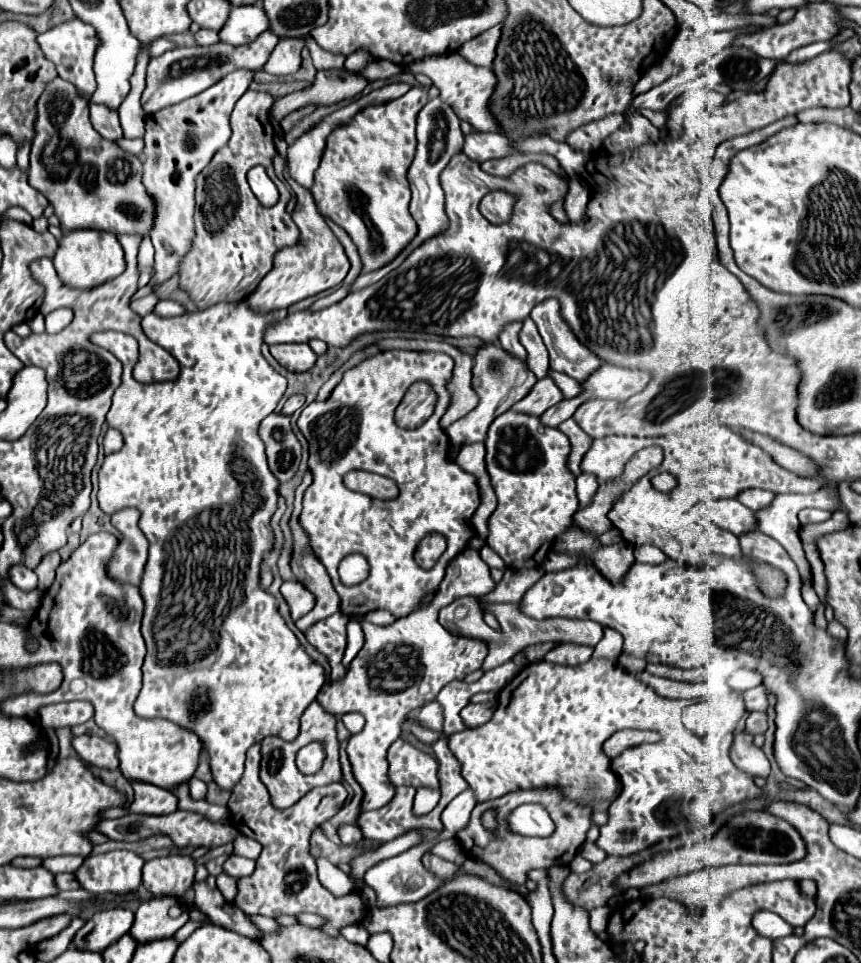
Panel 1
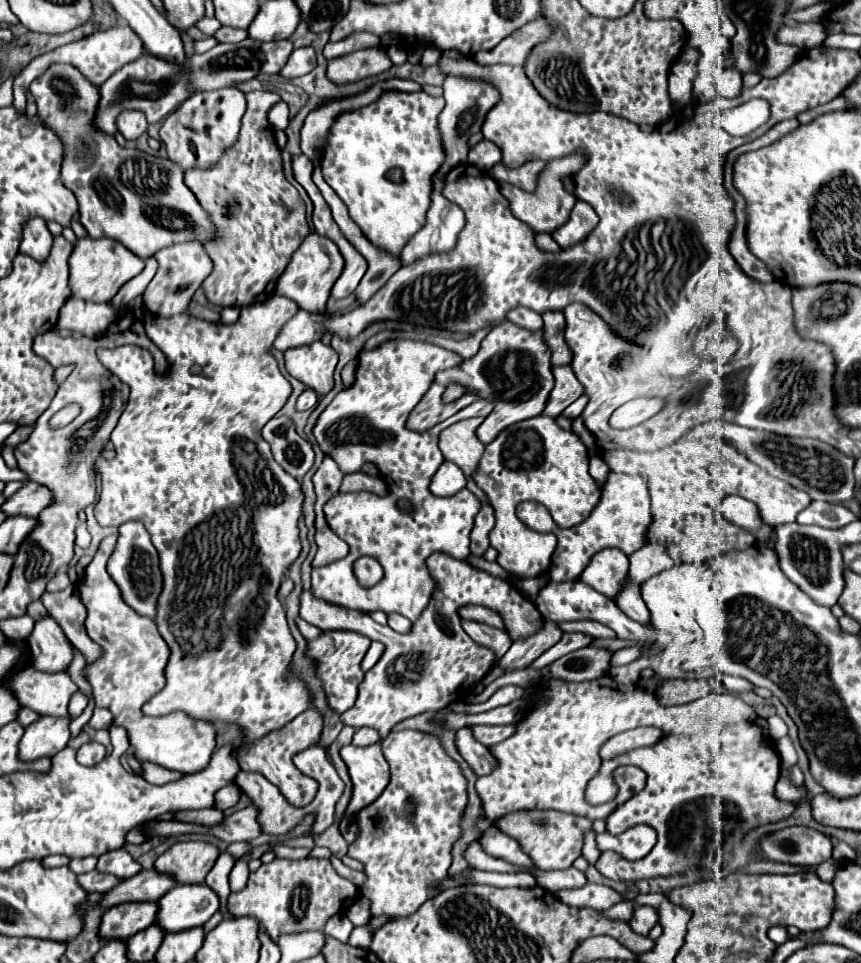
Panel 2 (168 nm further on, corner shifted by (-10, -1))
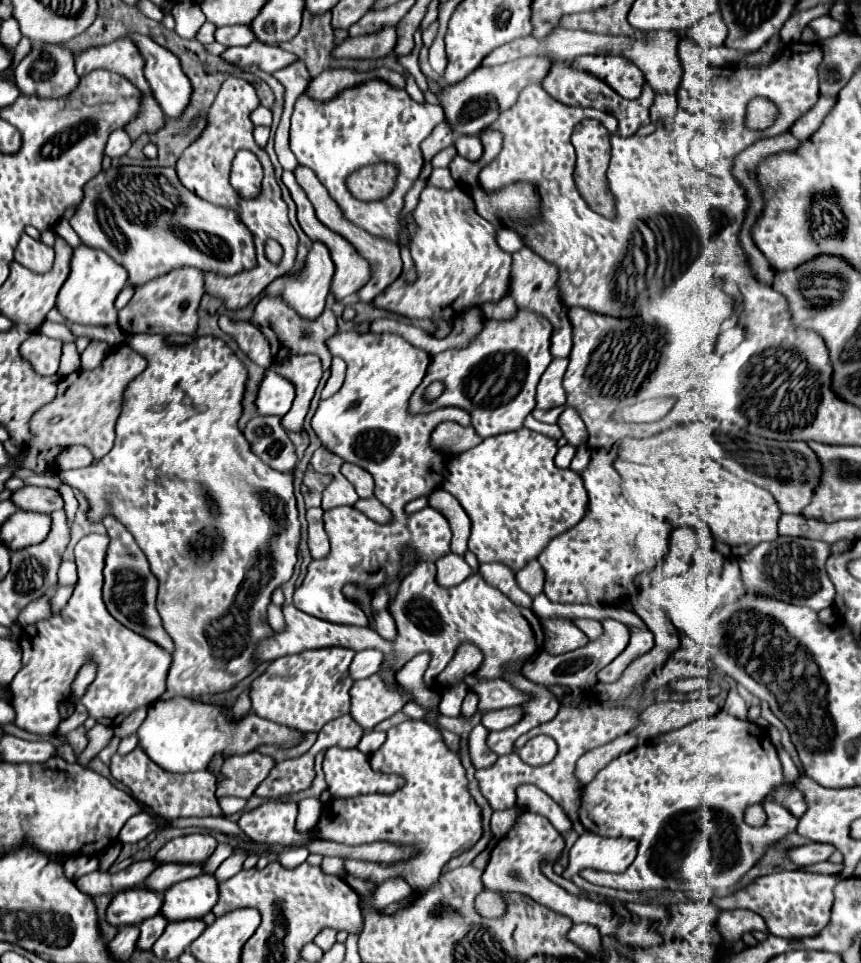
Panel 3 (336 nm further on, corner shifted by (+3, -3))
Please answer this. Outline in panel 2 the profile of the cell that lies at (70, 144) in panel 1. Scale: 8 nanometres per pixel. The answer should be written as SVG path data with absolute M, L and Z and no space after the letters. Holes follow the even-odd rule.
M53 63L29 85L29 91L37 101L41 121L55 129L65 145L61 177L65 187L69 187L79 201L81 225L91 239L115 239L141 259L149 259L160 249L181 241L213 241L217 229L191 189L185 187L183 169L179 165L139 149L119 147L113 137L93 127L99 89L93 87L79 69Z

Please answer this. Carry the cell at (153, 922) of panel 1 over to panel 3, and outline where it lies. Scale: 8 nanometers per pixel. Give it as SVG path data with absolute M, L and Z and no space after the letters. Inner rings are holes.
M198 875L180 881L164 893L160 913L166 921L202 919L218 901L218 881L214 875Z

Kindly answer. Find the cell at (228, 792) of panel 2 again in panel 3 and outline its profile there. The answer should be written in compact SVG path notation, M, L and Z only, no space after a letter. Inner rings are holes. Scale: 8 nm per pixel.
M220 797L218 803L220 803L222 813L228 817L228 815L232 815L232 813L238 813L238 811L246 805L246 799L238 799L238 797Z

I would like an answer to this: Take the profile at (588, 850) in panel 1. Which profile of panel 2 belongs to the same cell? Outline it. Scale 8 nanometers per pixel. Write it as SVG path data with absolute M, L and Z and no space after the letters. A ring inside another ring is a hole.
M587 831L585 833L585 845L583 845L583 857L589 861L589 865L595 865L595 861L599 859L599 849L595 849L595 831Z

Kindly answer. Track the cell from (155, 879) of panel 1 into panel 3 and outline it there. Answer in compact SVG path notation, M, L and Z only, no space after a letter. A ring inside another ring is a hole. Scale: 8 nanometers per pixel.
M186 835L168 841L156 855L156 863L202 863L216 849L216 839L210 835Z

